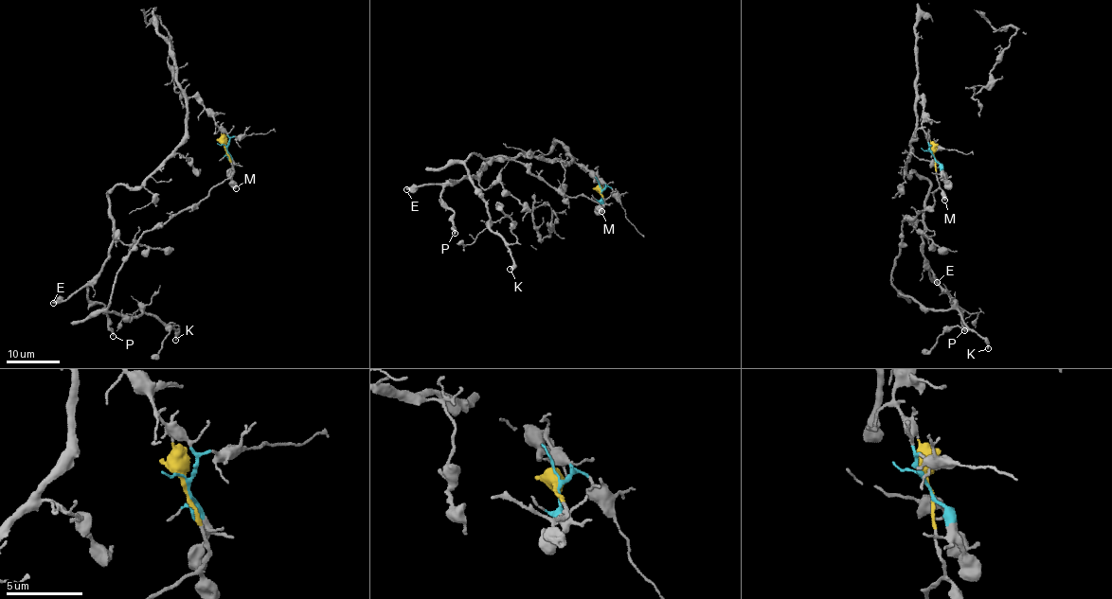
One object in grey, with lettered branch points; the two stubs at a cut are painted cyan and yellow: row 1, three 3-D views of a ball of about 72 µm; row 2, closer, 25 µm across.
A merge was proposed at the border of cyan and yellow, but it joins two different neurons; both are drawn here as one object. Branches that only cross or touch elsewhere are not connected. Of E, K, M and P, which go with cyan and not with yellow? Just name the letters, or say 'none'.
E, P

